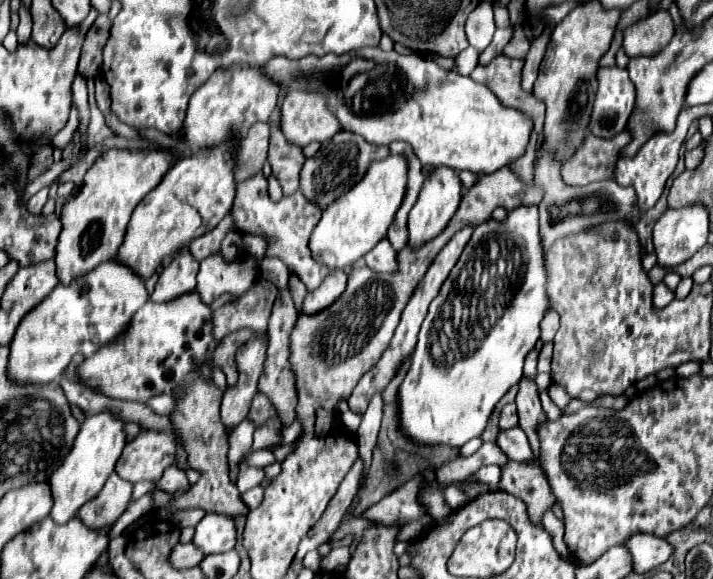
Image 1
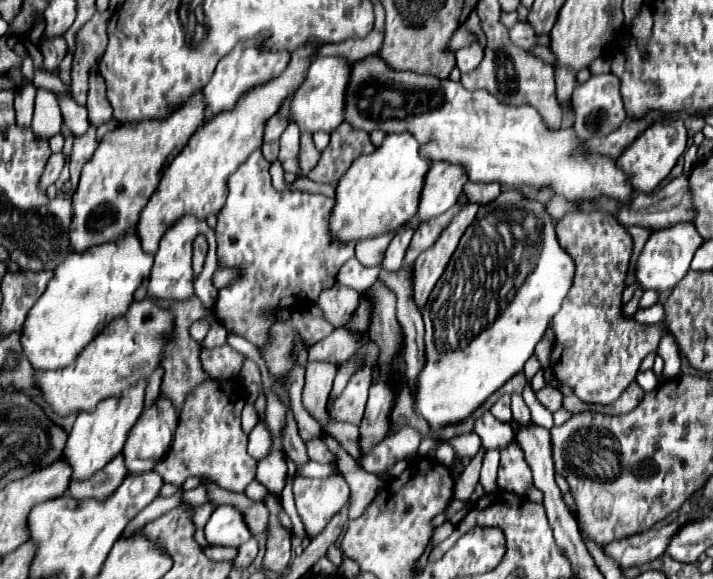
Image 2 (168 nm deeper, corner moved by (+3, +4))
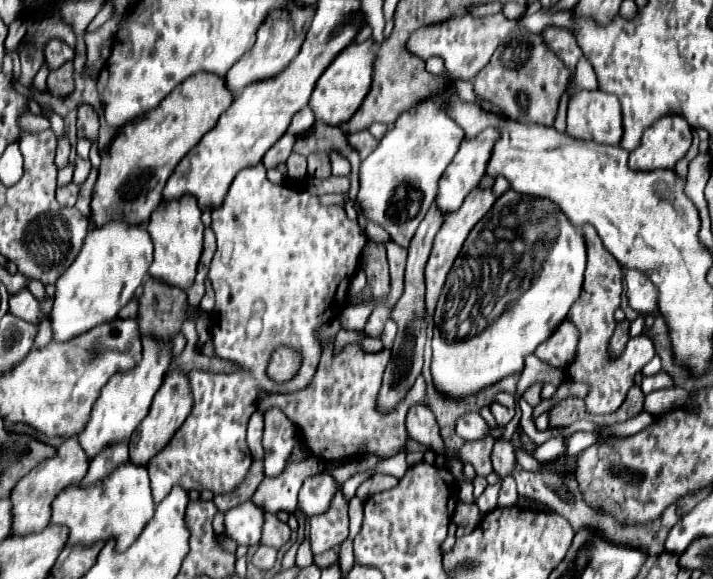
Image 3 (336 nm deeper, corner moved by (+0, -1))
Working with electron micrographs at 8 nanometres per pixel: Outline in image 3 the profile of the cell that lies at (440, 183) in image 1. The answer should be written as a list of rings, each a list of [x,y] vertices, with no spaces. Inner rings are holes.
[[[485,129],[473,139],[465,139],[455,155],[455,159],[445,169],[439,181],[437,205],[445,211],[457,211],[469,191],[479,185],[485,177],[485,165],[489,163],[489,153],[497,143],[497,129]]]

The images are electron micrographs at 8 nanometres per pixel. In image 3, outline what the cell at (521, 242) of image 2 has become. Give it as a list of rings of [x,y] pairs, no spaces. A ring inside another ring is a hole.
[[[509,189],[505,195],[501,195],[497,199],[497,203],[493,205],[493,209],[469,233],[469,237],[467,237],[467,241],[465,241],[465,245],[463,245],[463,249],[461,249],[461,253],[459,253],[453,269],[451,269],[447,281],[445,281],[441,297],[437,301],[437,307],[435,307],[435,313],[433,313],[435,329],[433,329],[433,363],[431,363],[431,373],[433,373],[435,389],[441,391],[443,395],[449,395],[449,397],[467,397],[467,395],[473,395],[473,393],[477,393],[479,389],[483,389],[487,385],[497,383],[499,379],[503,379],[507,375],[521,373],[525,355],[533,353],[537,349],[537,345],[543,343],[547,337],[551,337],[551,333],[557,329],[557,325],[561,325],[567,319],[567,313],[569,313],[571,305],[577,301],[577,297],[581,293],[585,263],[587,263],[587,249],[585,249],[583,233],[565,217],[565,213],[561,213],[561,209],[553,201],[539,199],[539,197],[533,197],[533,195],[519,195],[513,189]],[[523,237],[535,237],[535,239],[529,239],[525,243]],[[537,241],[553,241],[553,245],[541,247]],[[505,275],[515,275],[515,277],[507,279]],[[461,327],[463,327],[463,331],[461,331]]]

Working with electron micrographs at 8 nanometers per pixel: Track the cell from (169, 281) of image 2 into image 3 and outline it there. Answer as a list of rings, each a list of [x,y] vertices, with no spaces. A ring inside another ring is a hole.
[[[183,195],[173,201],[163,201],[153,211],[147,231],[155,245],[149,277],[157,277],[159,281],[177,285],[181,289],[189,289],[197,273],[197,263],[201,257],[201,245],[203,245],[203,223],[201,223],[201,209],[197,205],[197,199],[193,195]]]

